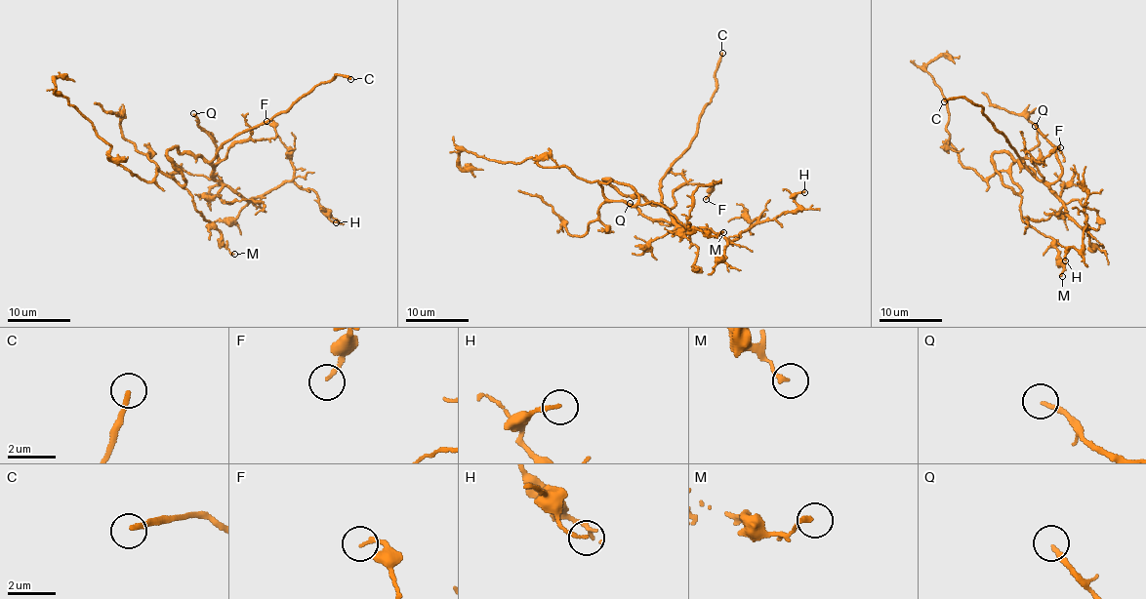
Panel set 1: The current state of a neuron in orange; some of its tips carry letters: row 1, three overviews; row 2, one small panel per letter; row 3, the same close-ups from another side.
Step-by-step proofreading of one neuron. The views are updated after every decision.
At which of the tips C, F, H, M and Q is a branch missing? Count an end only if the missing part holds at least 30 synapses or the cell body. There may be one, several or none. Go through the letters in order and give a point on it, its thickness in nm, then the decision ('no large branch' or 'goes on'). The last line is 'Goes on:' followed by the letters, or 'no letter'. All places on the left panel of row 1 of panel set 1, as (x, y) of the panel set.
C: at (350, 79); 220 nm thick; goes on
F: at (266, 121); 140 nm thick; no large branch
H: at (336, 222); 150 nm thick; no large branch
M: at (234, 254); 170 nm thick; no large branch
Q: at (193, 113); 200 nm thick; goes on
Goes on: C, Q

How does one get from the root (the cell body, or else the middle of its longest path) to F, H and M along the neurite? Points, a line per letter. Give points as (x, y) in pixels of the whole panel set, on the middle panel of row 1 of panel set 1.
F: (622, 182), (604, 179), (624, 195), (641, 195), (665, 208), (673, 207), (677, 186), (713, 180), (706, 199)
H: (622, 182), (604, 179), (683, 227), (730, 240), (791, 212), (804, 192)
M: (622, 182), (635, 191), (643, 205), (651, 201), (658, 202), (687, 229), (701, 229), (712, 236), (723, 232)

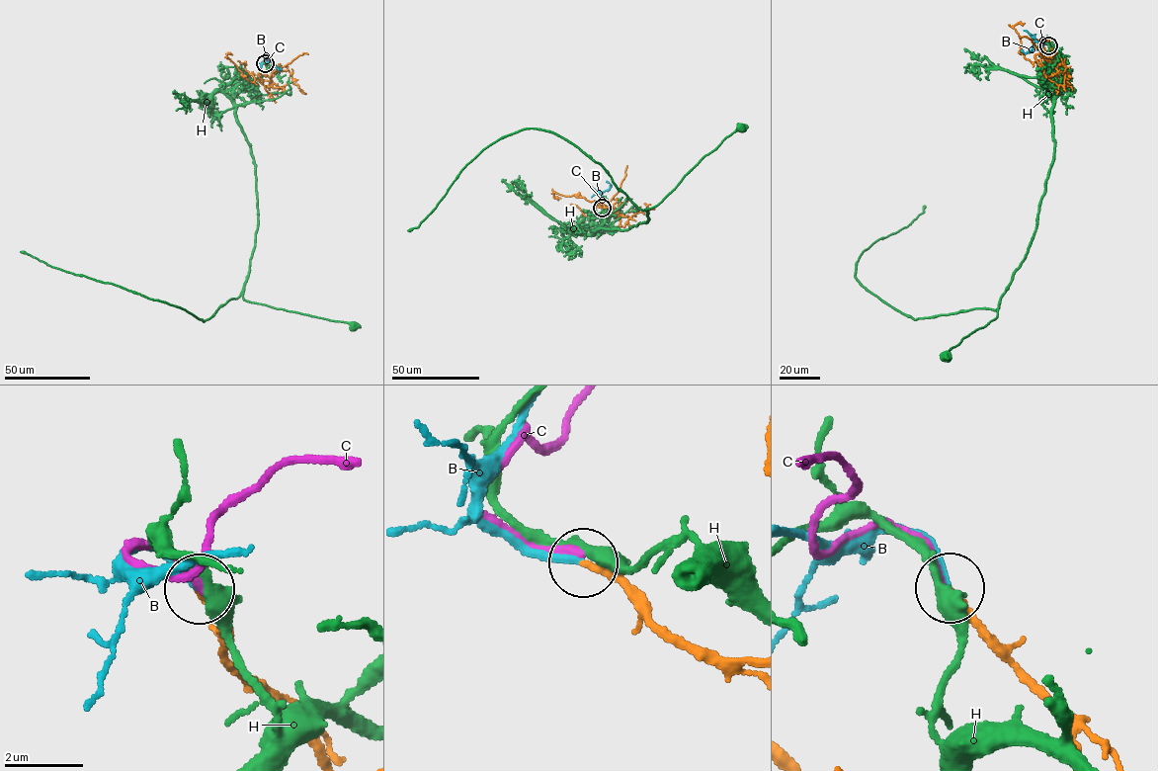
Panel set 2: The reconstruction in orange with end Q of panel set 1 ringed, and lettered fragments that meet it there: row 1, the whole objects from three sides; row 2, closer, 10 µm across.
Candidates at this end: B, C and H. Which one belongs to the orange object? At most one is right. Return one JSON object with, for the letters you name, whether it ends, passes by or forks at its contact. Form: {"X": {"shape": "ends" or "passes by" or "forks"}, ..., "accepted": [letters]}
{"B": {"shape": "ends"}, "accepted": ["B"]}

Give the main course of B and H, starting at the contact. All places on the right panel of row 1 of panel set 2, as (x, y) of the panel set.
B: (1048, 45), (1034, 42), (1030, 51), (1026, 53), (1022, 49)
H: (1049, 46), (1058, 88), (1051, 115), (1053, 161), (1036, 228), (1000, 299), (997, 317), (962, 338), (947, 356)

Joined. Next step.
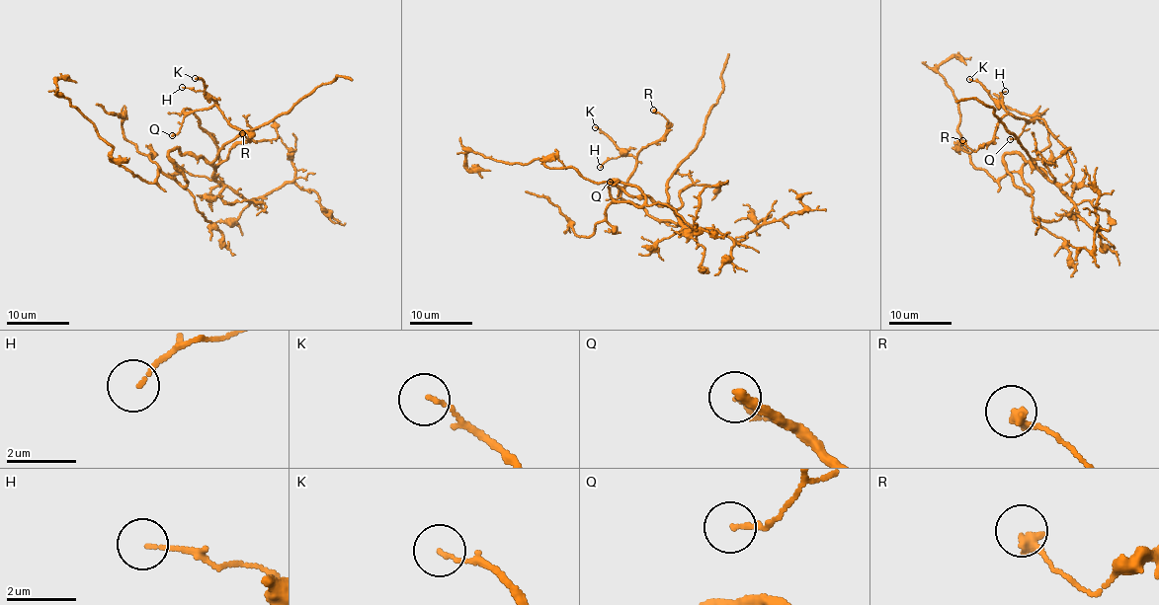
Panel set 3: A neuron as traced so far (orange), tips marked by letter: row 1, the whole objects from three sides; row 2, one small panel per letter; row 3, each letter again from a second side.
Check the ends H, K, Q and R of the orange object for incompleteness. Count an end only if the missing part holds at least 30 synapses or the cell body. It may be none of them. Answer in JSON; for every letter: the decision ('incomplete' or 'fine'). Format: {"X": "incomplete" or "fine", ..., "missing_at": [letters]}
{"H": "fine", "K": "fine", "Q": "fine", "R": "fine", "missing_at": []}

